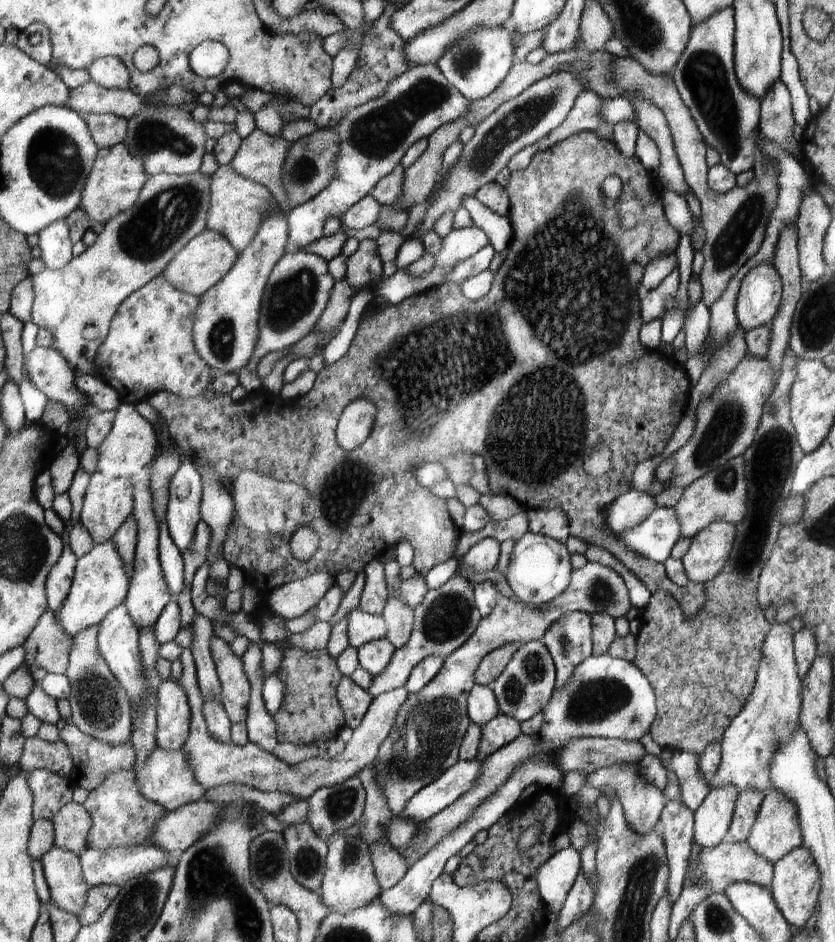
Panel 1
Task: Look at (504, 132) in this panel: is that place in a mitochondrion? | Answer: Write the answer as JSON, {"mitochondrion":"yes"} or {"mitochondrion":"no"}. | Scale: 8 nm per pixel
{"mitochondrion":"yes"}

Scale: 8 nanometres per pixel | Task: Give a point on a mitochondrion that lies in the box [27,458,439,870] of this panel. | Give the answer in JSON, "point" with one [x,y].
{"point":[96,699]}

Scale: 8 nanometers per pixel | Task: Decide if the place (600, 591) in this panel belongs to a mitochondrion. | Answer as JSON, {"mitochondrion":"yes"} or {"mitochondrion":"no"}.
{"mitochondrion":"yes"}

